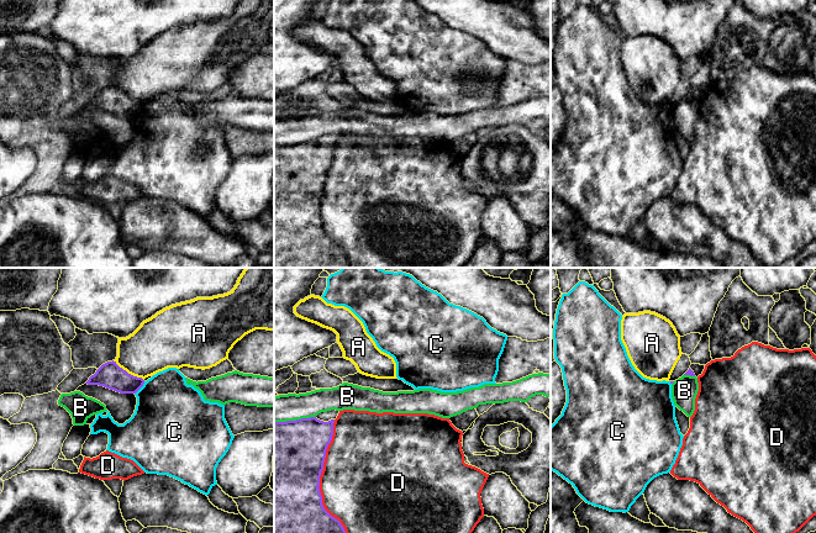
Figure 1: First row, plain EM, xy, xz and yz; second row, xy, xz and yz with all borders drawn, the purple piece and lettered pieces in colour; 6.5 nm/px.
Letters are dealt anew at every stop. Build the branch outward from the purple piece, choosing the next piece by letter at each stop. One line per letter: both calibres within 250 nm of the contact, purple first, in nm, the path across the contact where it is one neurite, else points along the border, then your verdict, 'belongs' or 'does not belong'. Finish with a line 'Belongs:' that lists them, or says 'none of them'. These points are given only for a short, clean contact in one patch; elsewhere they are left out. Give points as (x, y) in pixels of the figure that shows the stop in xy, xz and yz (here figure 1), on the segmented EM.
A: 170 nm thick on the purple side, 320 nm on the other; border along xy (112, 360), (143, 380); does not belong
B: 480 nm thick on the purple side, 180 nm on the other; does not belong
C: 170 nm thick on the purple side, 440 nm on the other; border along xy (145, 381), (135, 394); does not belong
D: 500 nm thick on the purple side, 480 nm on the other; does not belong
Belongs: none of them

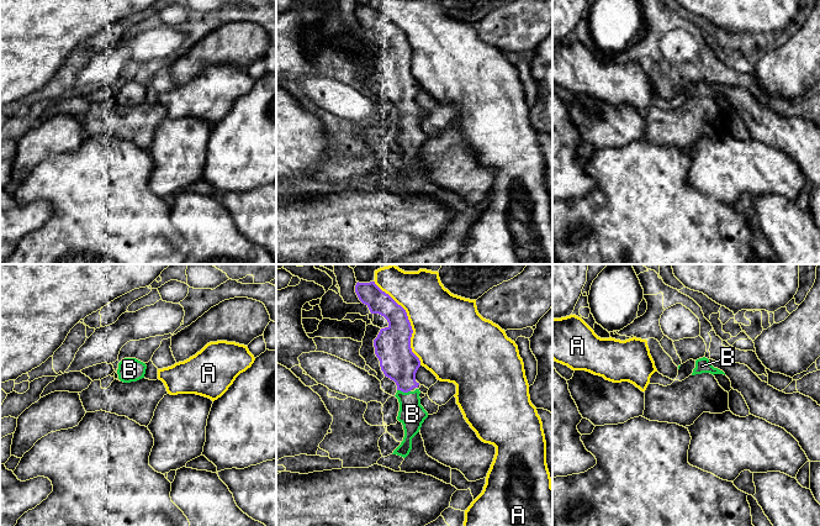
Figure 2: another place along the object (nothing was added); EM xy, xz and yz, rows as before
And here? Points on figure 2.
A: 240 nm thick on the purple side, 440 nm on the other; does not belong
B: 240 nm thick on the purple side, 170 nm on the other; runs through xz (397, 361), (403, 373), (403, 392), (410, 401), (412, 414); belongs
Belongs: B

